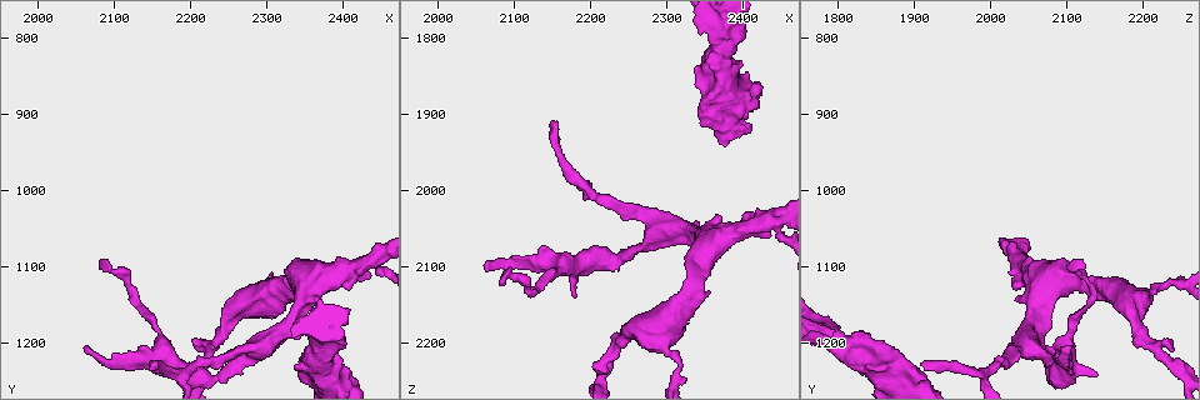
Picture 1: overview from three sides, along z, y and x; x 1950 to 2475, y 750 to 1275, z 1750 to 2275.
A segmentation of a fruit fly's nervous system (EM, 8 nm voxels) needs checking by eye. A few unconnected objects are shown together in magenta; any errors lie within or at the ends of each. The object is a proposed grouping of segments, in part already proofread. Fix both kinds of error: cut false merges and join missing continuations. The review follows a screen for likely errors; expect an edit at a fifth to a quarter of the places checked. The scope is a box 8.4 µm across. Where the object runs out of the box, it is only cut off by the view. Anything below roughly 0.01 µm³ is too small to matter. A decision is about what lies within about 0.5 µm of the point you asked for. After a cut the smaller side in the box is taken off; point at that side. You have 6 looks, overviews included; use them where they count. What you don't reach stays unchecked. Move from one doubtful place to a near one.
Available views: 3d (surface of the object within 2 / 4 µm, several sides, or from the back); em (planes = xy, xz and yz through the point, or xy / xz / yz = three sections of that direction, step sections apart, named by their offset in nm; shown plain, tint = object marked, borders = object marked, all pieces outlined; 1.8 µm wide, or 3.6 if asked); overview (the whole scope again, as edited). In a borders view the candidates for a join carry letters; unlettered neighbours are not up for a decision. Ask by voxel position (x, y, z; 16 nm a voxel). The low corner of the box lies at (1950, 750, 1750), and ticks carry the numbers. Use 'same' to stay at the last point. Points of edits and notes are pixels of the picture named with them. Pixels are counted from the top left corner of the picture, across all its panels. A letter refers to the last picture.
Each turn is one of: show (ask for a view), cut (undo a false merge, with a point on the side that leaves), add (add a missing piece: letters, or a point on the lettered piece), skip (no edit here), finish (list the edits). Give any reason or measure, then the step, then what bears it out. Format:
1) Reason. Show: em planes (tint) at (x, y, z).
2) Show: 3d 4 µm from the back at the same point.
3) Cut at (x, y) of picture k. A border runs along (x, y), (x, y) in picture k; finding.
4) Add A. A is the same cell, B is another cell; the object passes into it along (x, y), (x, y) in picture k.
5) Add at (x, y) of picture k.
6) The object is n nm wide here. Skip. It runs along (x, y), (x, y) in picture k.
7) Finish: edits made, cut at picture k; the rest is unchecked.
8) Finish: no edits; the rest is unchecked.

Thin end. Show: 3d 2 µm at (2065, 1205, 2105).

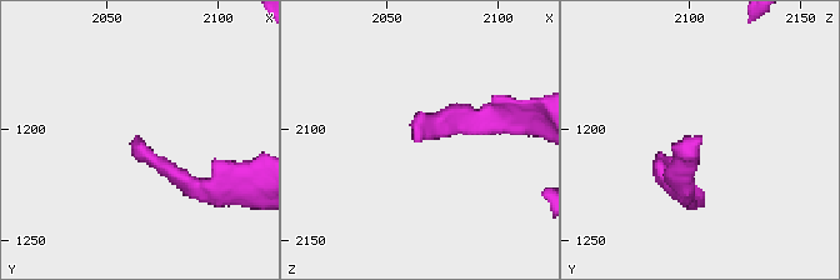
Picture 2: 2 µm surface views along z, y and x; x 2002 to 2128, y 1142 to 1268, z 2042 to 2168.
Now the EM. Show: em xz step 4 (tint) at (2066, 1205, 2106).

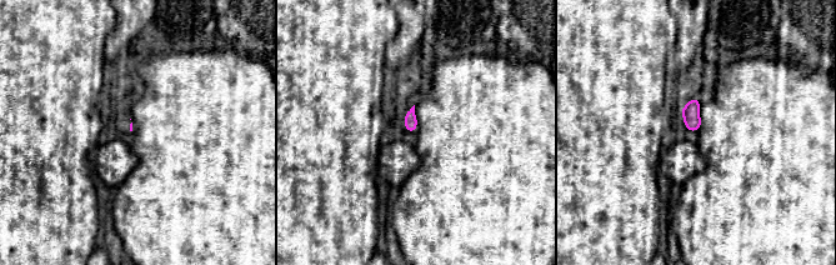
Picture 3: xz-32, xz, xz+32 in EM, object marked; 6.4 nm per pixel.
Show: em planes (borders) at the same point.

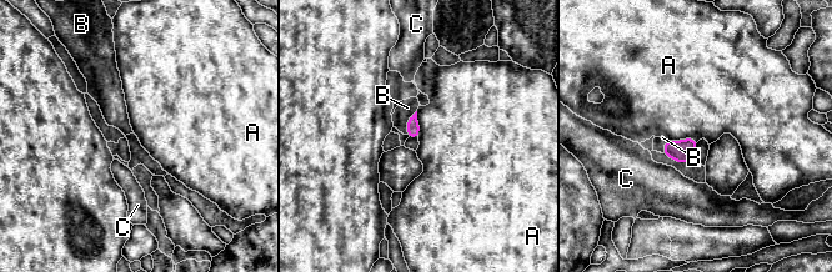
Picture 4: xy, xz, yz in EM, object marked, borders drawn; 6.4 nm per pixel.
The object is 80 nm wide here. Add B. B is the same cell, A and C are other cells; the object passes into it along (412, 124), (407, 122), (407, 107) in picture 4; it goes on there.

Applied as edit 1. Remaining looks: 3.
Show: overview.

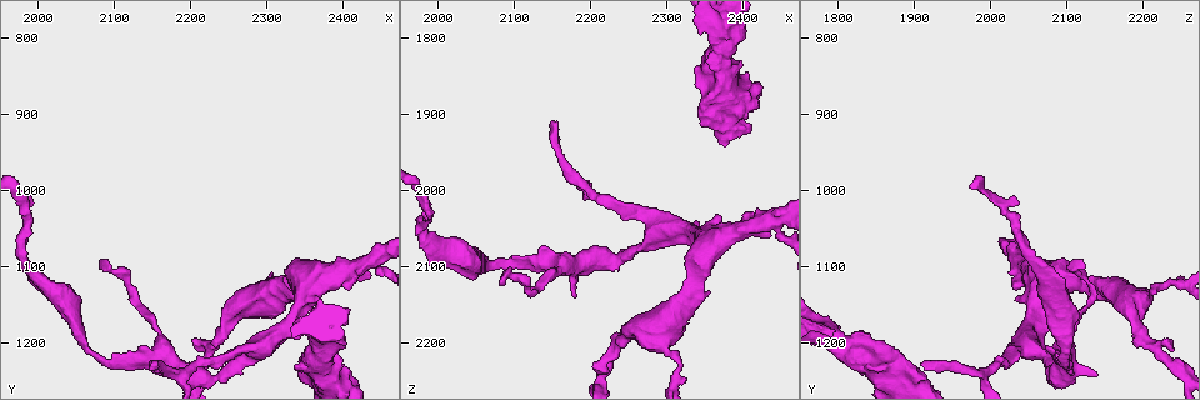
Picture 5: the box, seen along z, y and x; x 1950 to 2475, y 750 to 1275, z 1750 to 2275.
Thick turns thin. Show: em 3.6 µm planes (tint) at (2365, 1245, 1895).

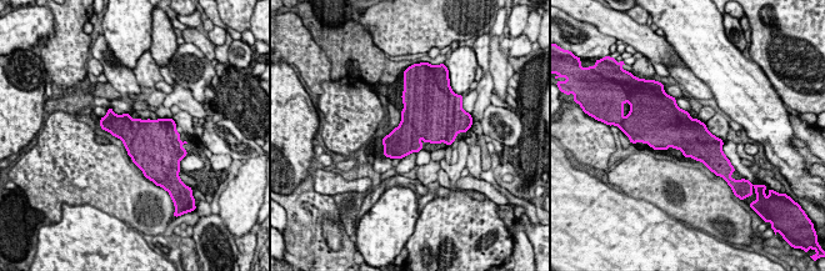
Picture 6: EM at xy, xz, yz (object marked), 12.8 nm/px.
Show: em 3.6 µm planes (borders) at the same point.

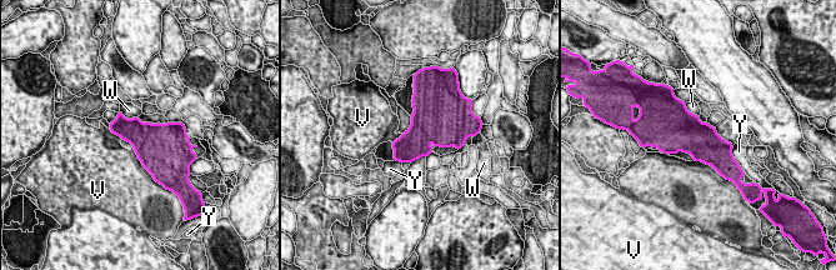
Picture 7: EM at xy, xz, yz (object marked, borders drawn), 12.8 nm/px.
Skip. V, W and Y are other cells; a border runs along (133, 146), (141, 165), (154, 178) in picture 7; continuous, no second neuron.

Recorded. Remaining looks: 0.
Finish: edits made, add at picture 4; the rest is unchecked.

